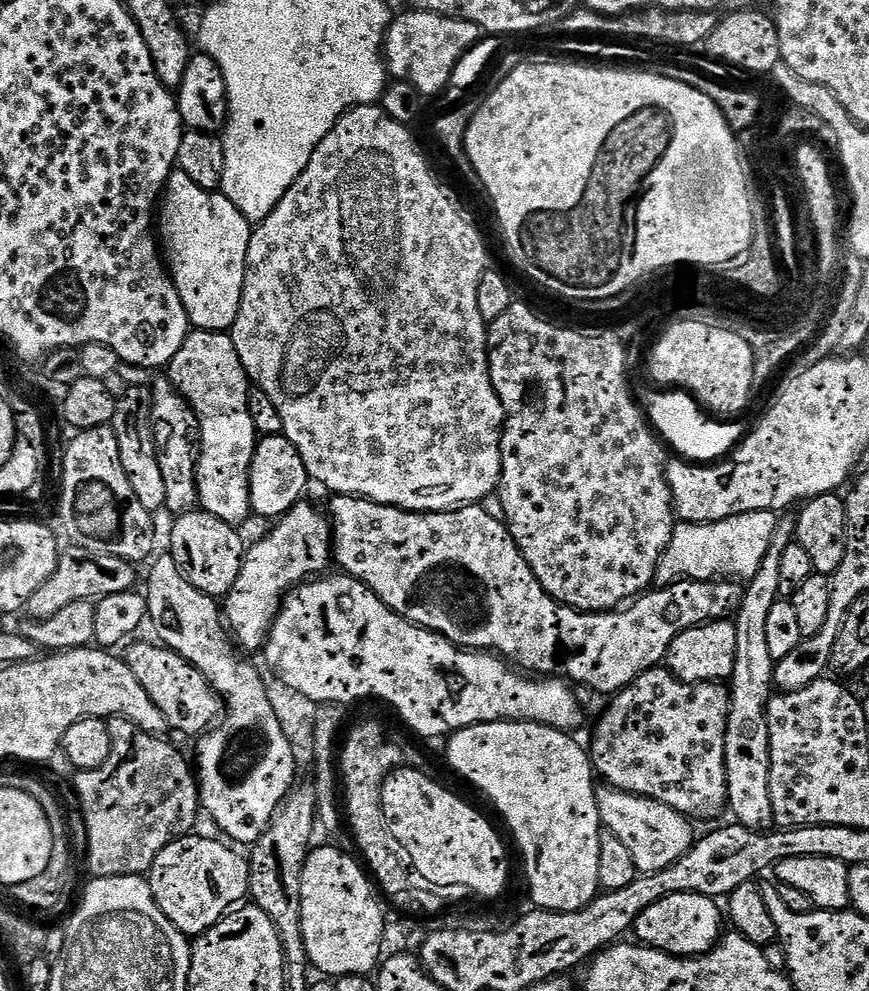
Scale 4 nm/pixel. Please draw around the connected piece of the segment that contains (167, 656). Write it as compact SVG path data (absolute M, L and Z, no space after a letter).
M129 643L128 653L123 653L122 659L130 666L134 678L138 678L142 690L150 694L150 702L162 710L169 729L173 733L181 732L184 736L199 737L217 723L222 712L221 697L217 696L210 681L190 661L170 648L151 643Z

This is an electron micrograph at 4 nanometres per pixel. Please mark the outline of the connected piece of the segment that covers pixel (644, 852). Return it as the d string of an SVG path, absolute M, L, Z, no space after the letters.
M611 786L597 791L596 801L600 811L601 825L613 836L625 843L634 857L637 873L647 874L666 870L683 860L694 847L693 821L683 812L674 810L657 800L635 796L629 792L617 792Z

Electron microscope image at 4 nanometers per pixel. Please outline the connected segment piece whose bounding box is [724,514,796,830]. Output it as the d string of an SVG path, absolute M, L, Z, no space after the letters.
M784 514L774 526L774 538L770 538L770 550L758 566L758 574L747 581L740 607L734 613L738 634L738 650L734 650L734 670L730 681L728 702L728 726L724 743L724 765L728 803L735 823L748 828L768 830L776 823L772 801L772 731L768 725L770 697L774 692L776 661L770 658L766 642L766 622L777 600L781 599L778 577L782 554L786 546L794 543L796 522L791 515Z

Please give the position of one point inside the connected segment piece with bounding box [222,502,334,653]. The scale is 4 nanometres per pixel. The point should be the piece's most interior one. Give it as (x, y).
(300, 546)

